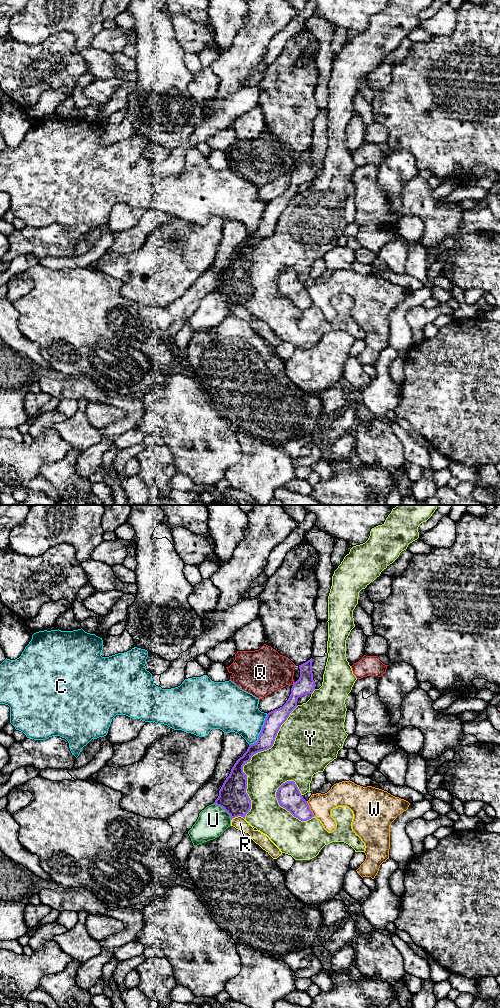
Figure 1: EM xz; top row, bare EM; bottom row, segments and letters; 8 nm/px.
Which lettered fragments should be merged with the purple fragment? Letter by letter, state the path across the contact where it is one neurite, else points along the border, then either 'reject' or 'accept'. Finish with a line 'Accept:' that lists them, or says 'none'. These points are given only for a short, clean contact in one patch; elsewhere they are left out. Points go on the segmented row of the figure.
C: border xz (267, 714), (258, 739), (249, 745); reject
Q: reject
R: border xz (244, 818), (235, 816), (231, 820); reject
U: reject
W: reject
Y: reject
Accept: none

